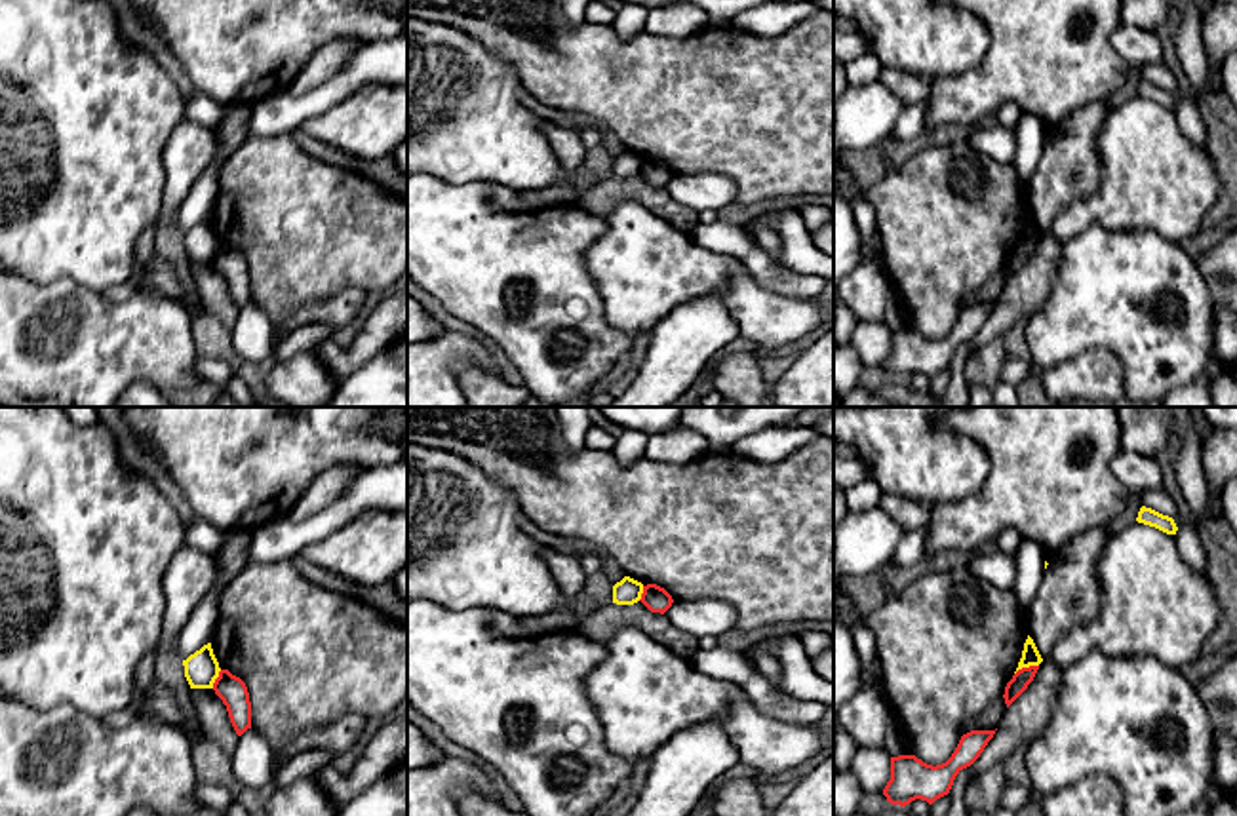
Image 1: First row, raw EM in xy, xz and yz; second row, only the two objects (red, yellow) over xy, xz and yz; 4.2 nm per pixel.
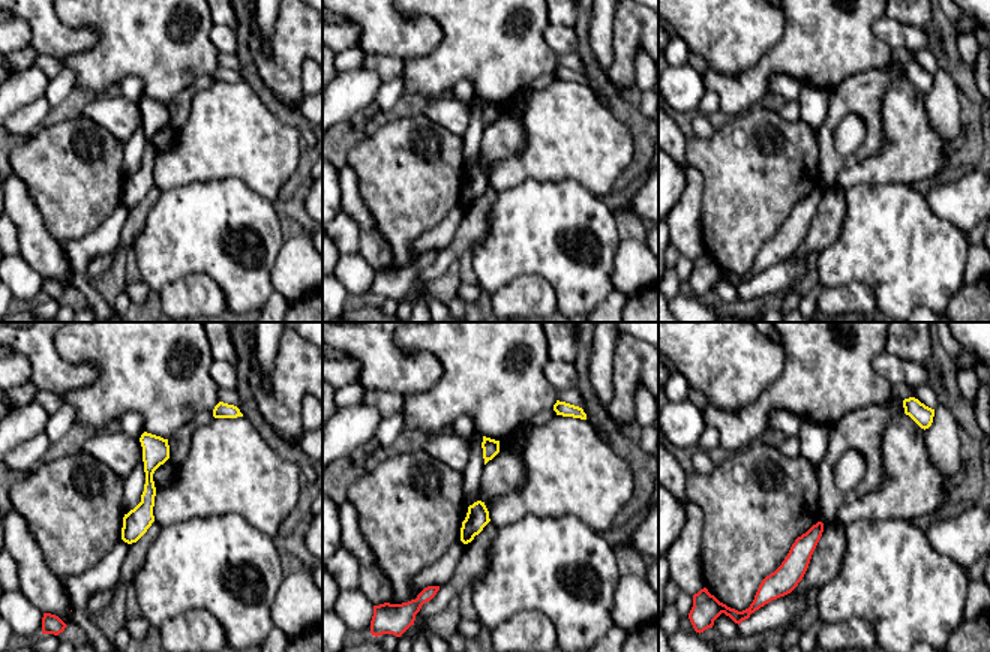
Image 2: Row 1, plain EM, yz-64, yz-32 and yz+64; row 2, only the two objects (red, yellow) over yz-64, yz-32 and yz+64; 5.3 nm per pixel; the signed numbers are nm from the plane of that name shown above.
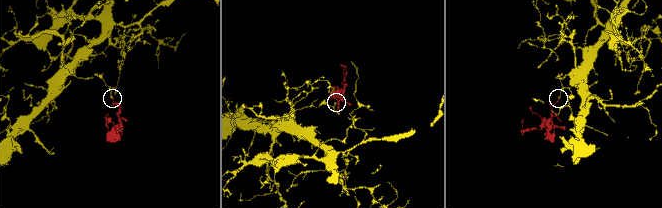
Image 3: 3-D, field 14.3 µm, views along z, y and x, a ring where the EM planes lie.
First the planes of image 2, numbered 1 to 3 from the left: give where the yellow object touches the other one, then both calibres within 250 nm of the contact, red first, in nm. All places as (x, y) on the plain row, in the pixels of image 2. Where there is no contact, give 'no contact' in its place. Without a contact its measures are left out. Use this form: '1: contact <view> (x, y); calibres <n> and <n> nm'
1: no contact
2: no contact
3: no contact

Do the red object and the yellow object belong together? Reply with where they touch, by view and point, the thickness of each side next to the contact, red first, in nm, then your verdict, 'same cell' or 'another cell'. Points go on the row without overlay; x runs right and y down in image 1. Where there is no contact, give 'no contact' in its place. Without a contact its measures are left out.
meets red in yz at (1026, 242); 80 nm thick on the red side, 80 nm on the other; another cell

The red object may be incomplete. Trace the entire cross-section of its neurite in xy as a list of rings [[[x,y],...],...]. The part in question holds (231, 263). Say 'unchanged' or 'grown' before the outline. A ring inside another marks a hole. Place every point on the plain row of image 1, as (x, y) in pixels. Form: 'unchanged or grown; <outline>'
unchanged; [[[221,243],[213,264],[226,280],[236,308],[242,310],[251,302],[251,276],[245,257],[228,243]]]

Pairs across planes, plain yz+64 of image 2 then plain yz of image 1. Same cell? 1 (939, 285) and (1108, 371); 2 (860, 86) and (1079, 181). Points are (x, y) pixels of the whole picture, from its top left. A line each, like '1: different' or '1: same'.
1: different
2: same

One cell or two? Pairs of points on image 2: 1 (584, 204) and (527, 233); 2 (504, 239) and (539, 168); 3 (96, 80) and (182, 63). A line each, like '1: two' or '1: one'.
1: one
2: two
3: one

